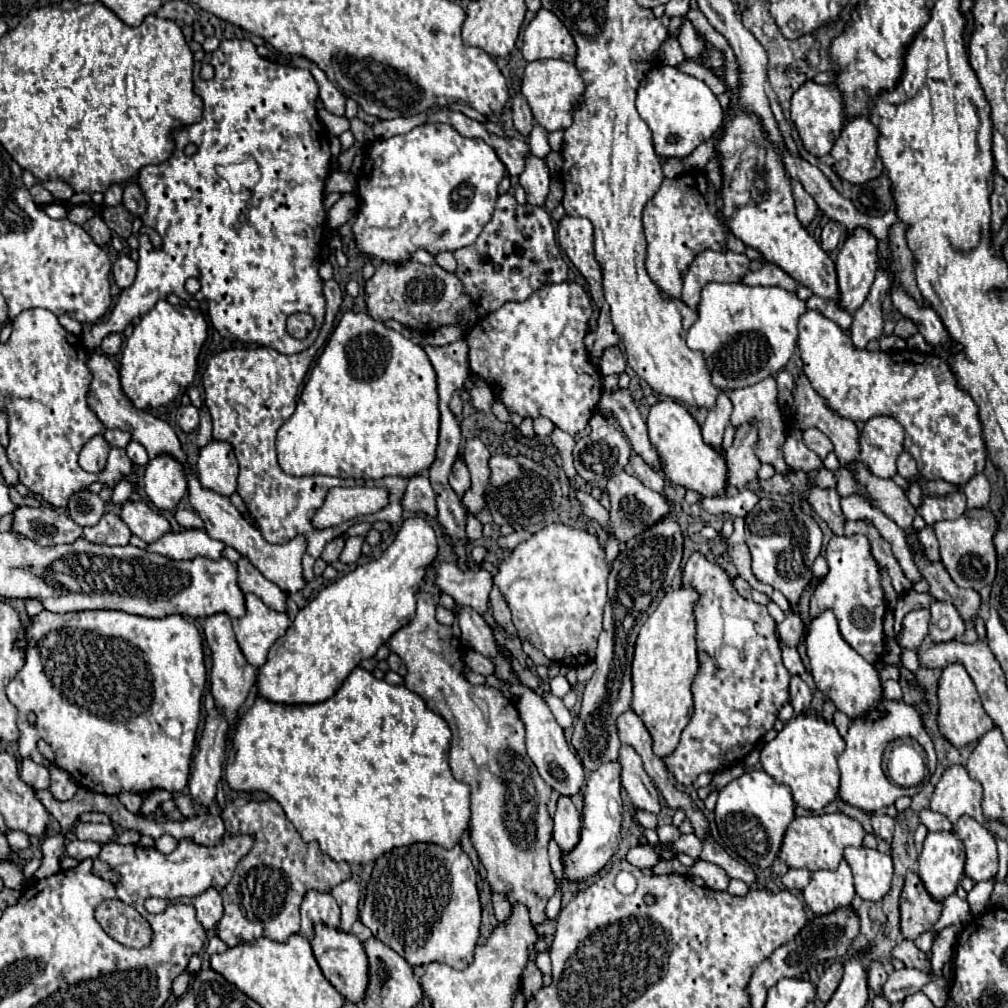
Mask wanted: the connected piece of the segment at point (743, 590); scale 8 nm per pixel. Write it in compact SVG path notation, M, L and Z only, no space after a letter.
M736 577L736 579L734 579L734 589L736 589L744 599L748 599L748 601L756 601L756 603L762 603L762 605L766 605L766 603L770 601L766 595L754 591L742 577Z

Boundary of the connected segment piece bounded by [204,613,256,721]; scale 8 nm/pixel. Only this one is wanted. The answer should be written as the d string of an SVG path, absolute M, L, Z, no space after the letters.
M216 613L204 619L204 635L206 635L206 643L212 651L212 671L210 671L210 687L212 687L212 695L218 703L218 707L222 707L222 711L226 711L226 717L232 721L236 715L236 709L244 703L244 699L248 697L254 679L256 679L256 669L250 667L246 663L246 657L242 655L234 631L232 631L232 621L226 613Z

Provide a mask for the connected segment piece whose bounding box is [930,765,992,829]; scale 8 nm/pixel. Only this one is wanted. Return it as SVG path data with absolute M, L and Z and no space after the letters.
M952 765L942 773L930 799L930 809L946 815L952 823L968 815L990 829L992 823L984 817L980 803L982 785L968 775L964 765Z

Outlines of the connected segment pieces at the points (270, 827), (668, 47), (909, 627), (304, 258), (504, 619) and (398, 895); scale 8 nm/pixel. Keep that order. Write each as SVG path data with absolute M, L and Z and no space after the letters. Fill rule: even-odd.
M274 799L248 801L242 807L230 803L222 817L226 831L256 837L252 851L238 863L232 881L222 889L224 917L220 919L216 933L228 947L254 943L260 937L284 943L290 935L300 933L298 911L304 893L310 889L330 891L350 877L350 867L346 863L336 863L328 857L326 881L326 857L318 843L306 843Z
M668 37L664 43L662 43L662 47L660 47L660 63L662 65L678 65L678 63L682 63L684 61L684 53L682 53L682 49L680 49L680 43L678 43L678 39L676 37Z
M928 607L912 609L910 613L906 613L906 617L902 619L900 645L908 647L908 649L918 649L922 639L928 633L928 623L930 623L930 609Z
M226 39L226 41L220 41L220 47L212 53L208 53L204 57L204 63L210 63L214 67L214 77L210 81L204 81L200 79L200 65L202 63L196 63L194 65L194 93L204 101L204 111L202 111L202 119L192 123L192 125L182 125L178 127L176 131L172 131L170 139L174 141L174 153L170 155L168 161L160 163L160 165L146 165L140 169L138 173L138 185L142 187L142 193L144 193L144 199L148 203L146 207L146 213L142 215L142 221L146 227L154 229L160 237L162 237L162 249L160 251L154 251L154 247L150 245L150 239L148 235L140 235L140 247L138 247L138 253L140 253L140 259L138 259L138 275L136 275L136 281L132 287L124 289L116 307L112 309L110 313L110 319L106 323L96 323L90 327L90 331L86 329L82 333L82 343L86 349L96 349L100 345L100 341L108 335L108 333L122 333L124 327L134 319L134 317L144 317L146 313L150 313L154 309L154 303L158 303L160 299L166 299L170 293L178 295L180 299L186 299L186 289L184 289L184 281L190 279L190 277L196 277L202 285L200 289L200 295L208 301L208 315L210 315L210 321L214 325L214 329L230 339L230 341L242 341L242 343L258 343L258 345L264 345L264 347L272 347L280 353L300 353L304 349L308 349L316 337L318 337L318 331L324 323L324 313L326 313L326 299L324 299L324 281L320 279L318 275L318 269L320 269L320 241L322 241L322 233L324 233L324 227L326 227L326 209L324 209L324 181L328 179L330 175L330 133L328 129L322 125L322 121L318 119L316 115L316 97L318 97L318 83L314 81L312 73L308 69L300 69L300 67L288 67L288 65L280 65L276 61L270 61L270 59L264 59L256 53L256 47L252 41L248 39ZM188 143L194 143L198 147L198 151L194 155L186 155L184 149L188 147ZM241 153L250 154L252 158L258 163L261 171L261 178L253 189L242 189L240 193L232 193L228 183L216 173L216 165L228 165L229 163L237 163L237 158L241 158ZM292 313L310 313L316 321L312 333L306 337L306 341L296 341L292 339L288 333L286 333L286 319L292 315Z
M492 587L492 593L490 593L490 605L492 605L492 615L496 619L498 625L502 625L510 635L514 635L514 627L512 627L512 621L510 621L510 607L504 599L504 595L500 593L498 587Z
M430 843L388 851L374 865L360 921L412 967L442 961L452 969L466 969L474 959L480 935L476 871L468 855L460 845L446 851Z

